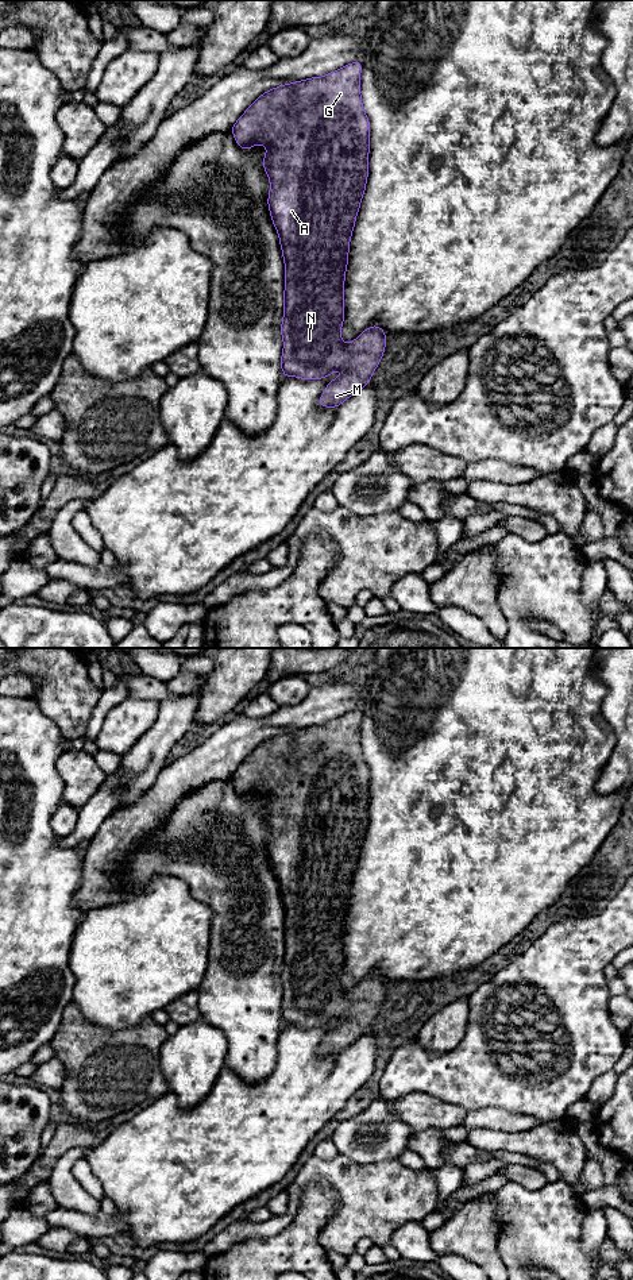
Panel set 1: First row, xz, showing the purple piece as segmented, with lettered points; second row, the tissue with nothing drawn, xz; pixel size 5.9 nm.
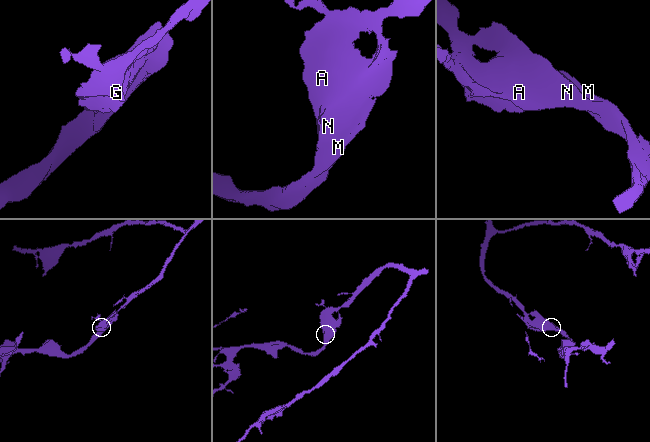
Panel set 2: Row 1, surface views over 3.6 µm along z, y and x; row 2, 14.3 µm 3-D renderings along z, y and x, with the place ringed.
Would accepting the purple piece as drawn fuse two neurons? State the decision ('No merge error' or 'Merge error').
No merge error

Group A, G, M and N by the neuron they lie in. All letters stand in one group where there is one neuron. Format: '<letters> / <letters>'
A G M N

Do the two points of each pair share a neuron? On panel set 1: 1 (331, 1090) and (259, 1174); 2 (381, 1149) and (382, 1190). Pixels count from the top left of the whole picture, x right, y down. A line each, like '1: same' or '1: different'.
1: same
2: different

